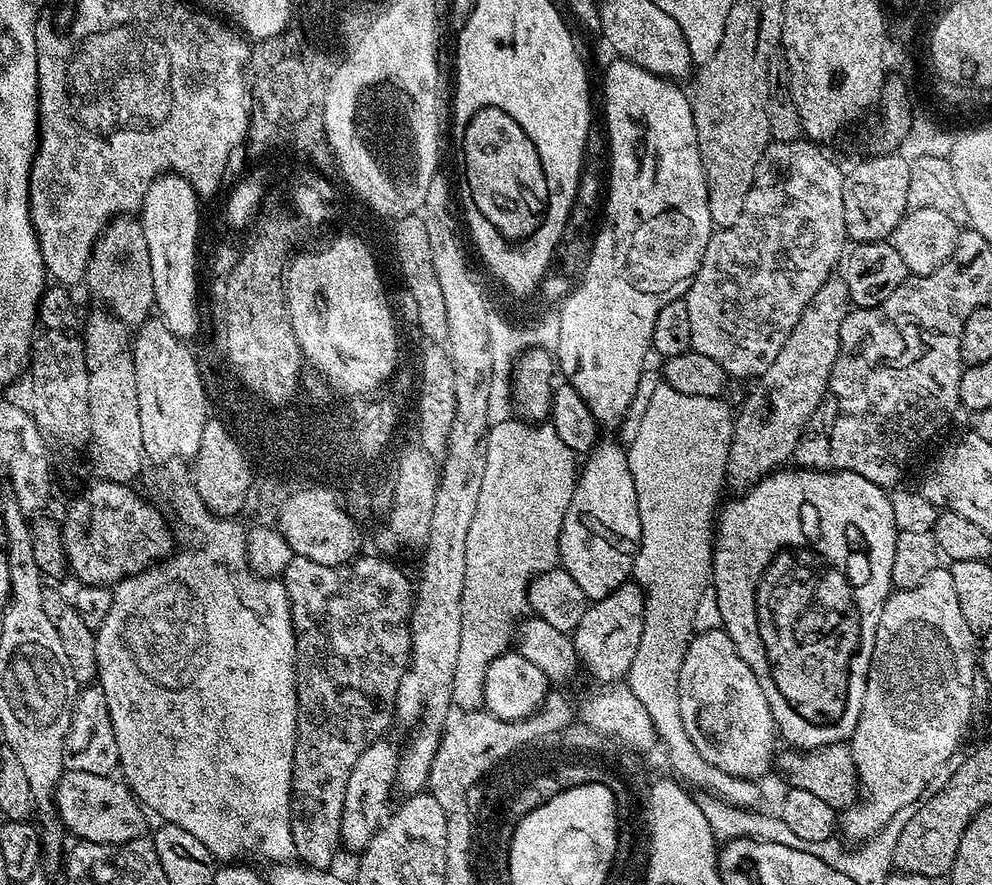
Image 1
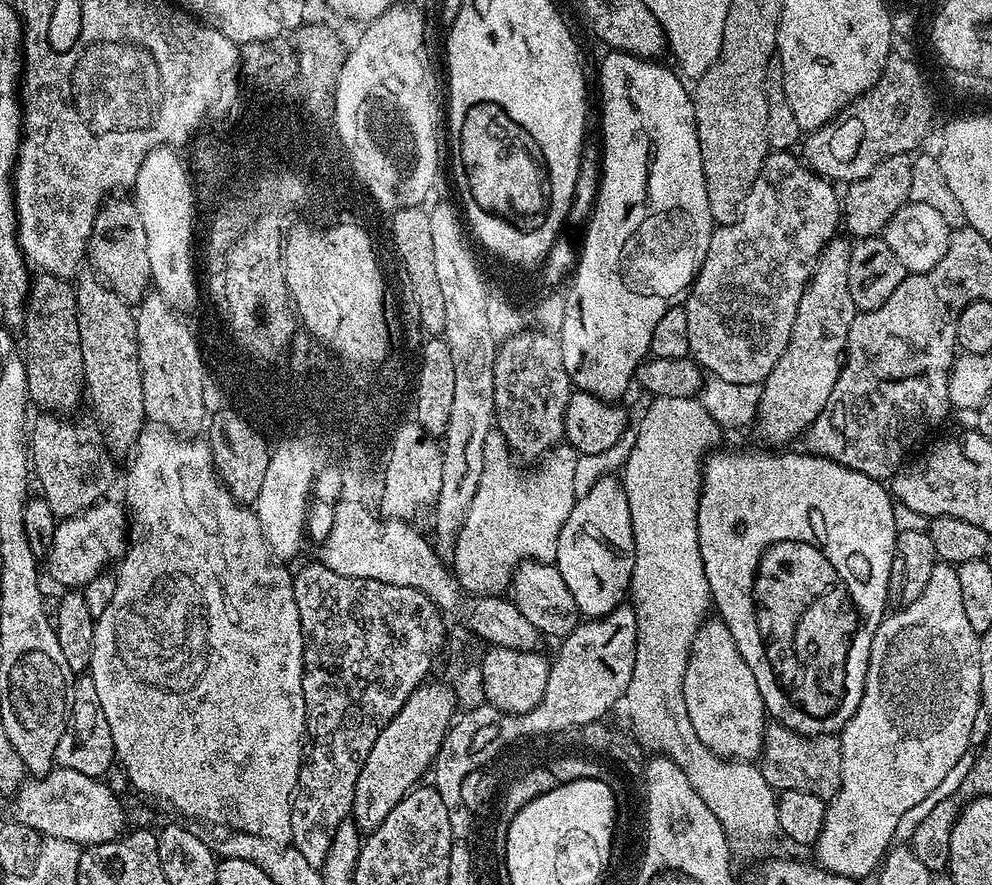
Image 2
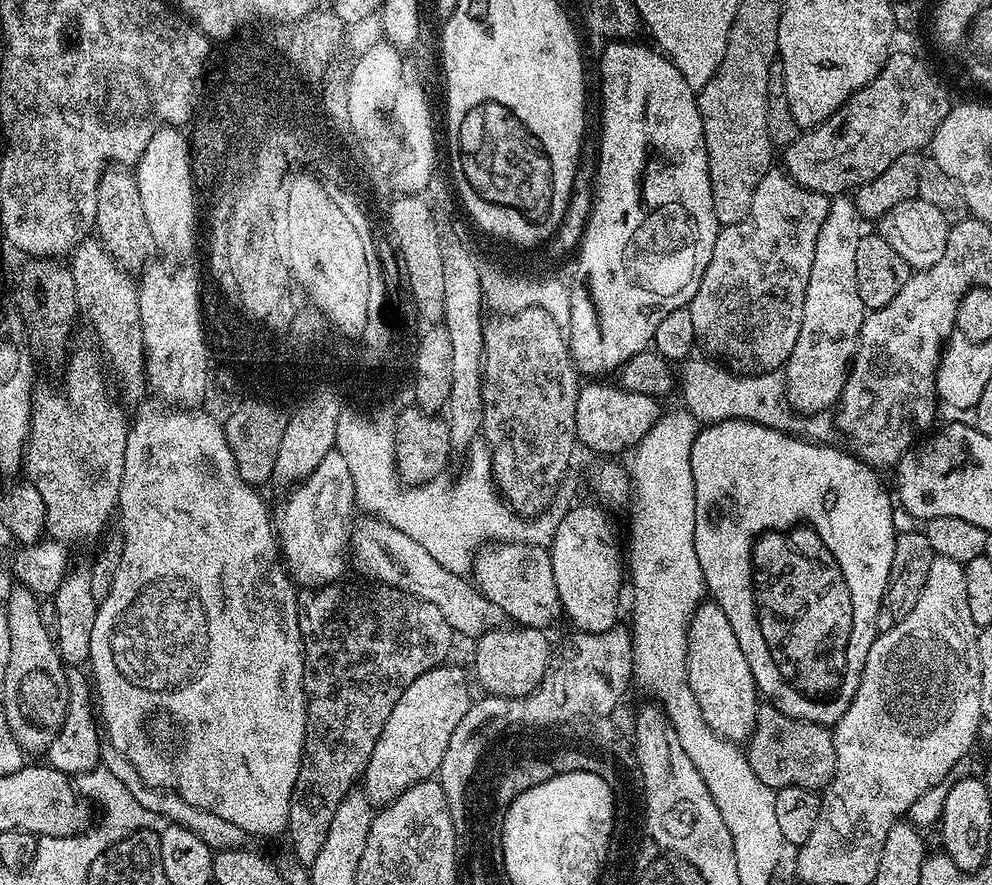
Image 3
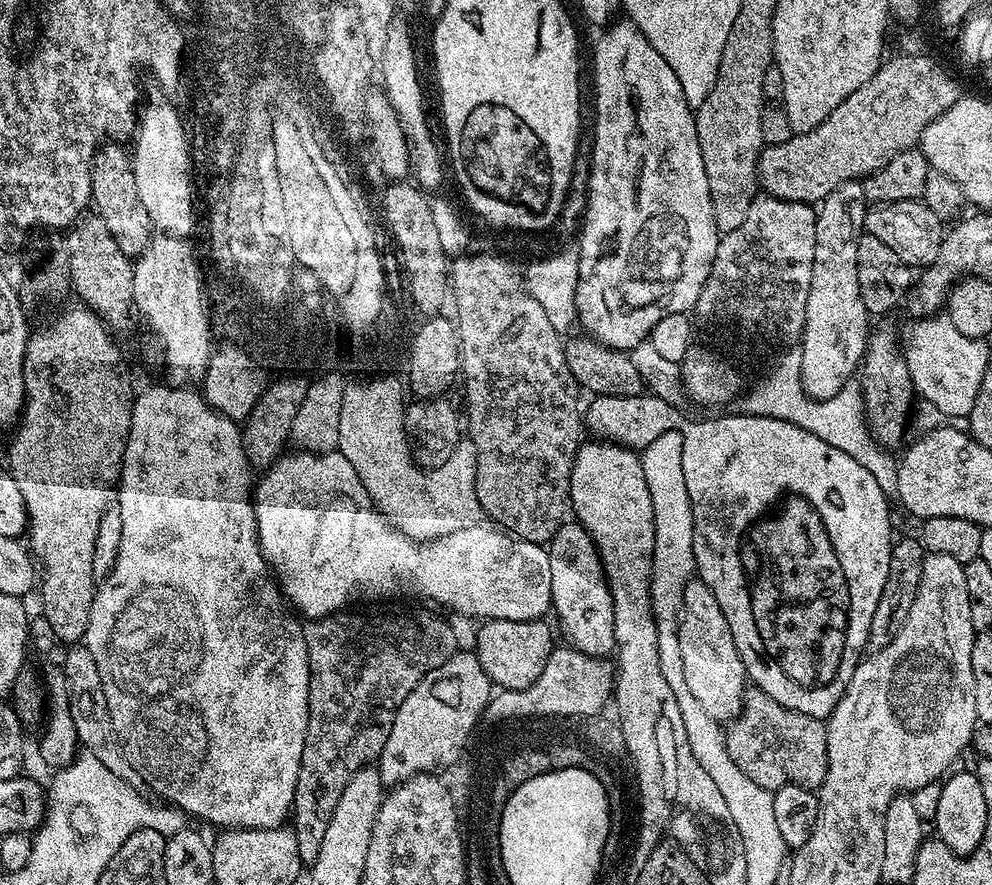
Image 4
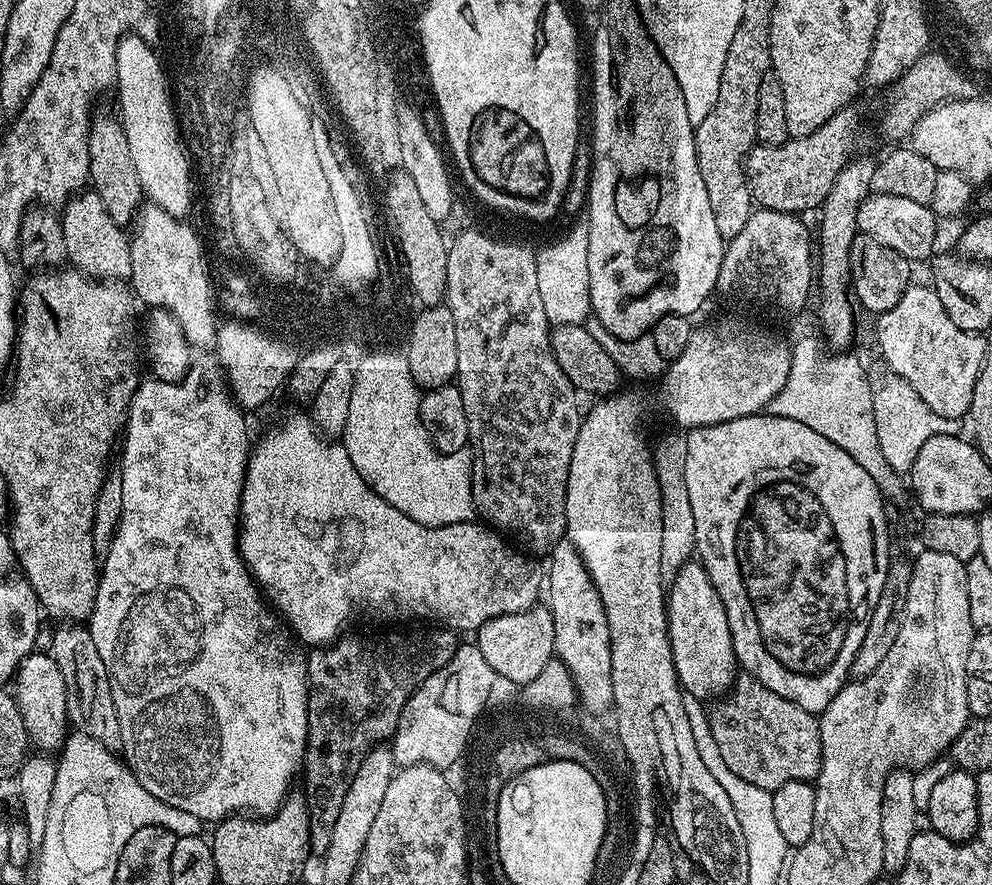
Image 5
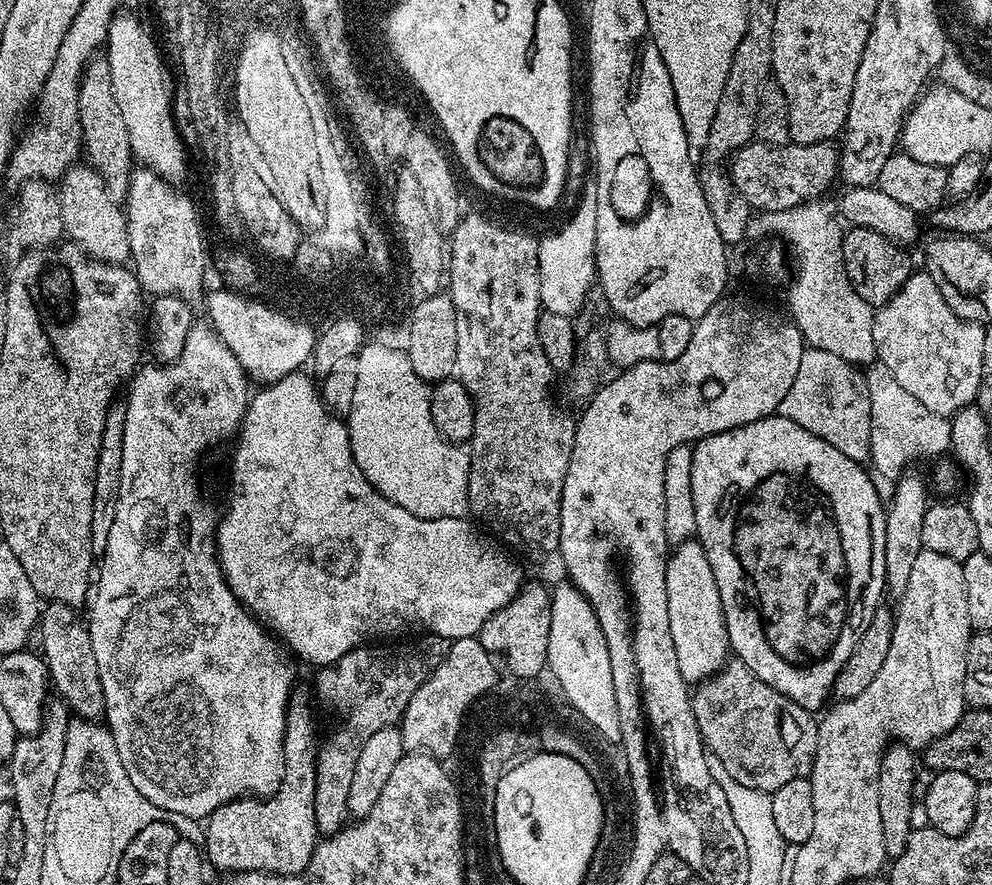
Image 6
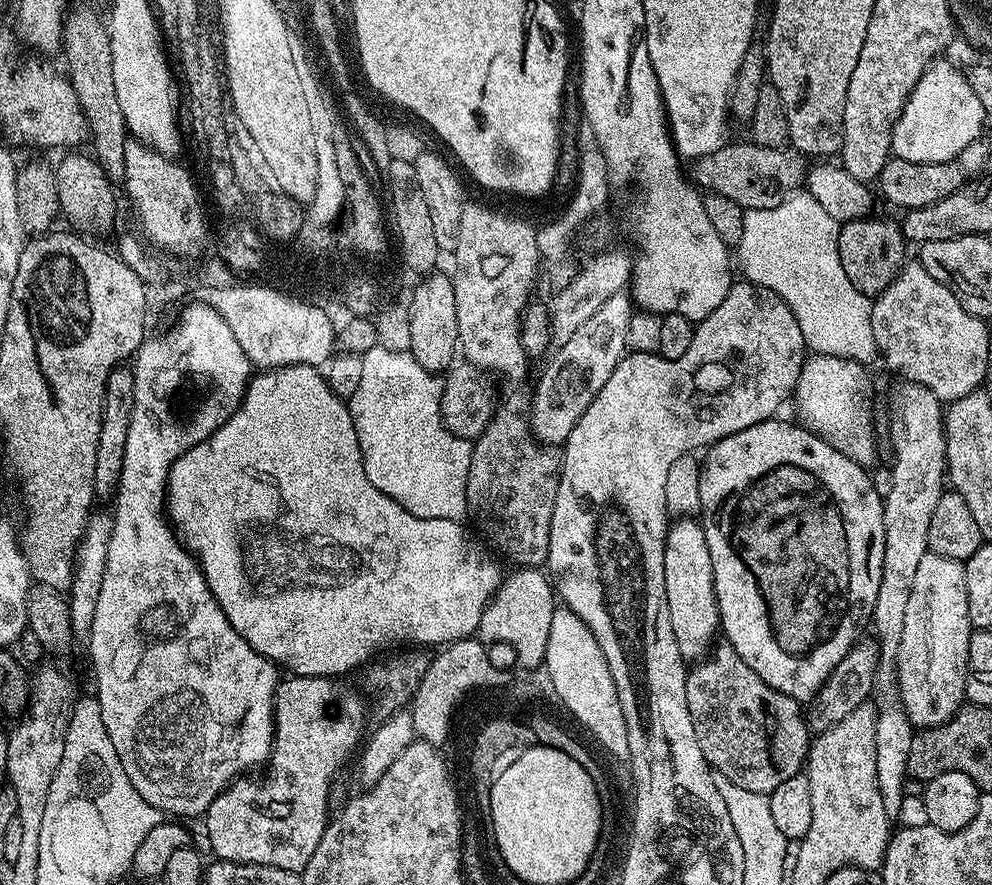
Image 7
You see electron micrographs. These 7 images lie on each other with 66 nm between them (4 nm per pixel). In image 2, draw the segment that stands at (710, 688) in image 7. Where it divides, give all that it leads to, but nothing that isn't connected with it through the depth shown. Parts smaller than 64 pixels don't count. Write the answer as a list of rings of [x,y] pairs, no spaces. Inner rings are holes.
[[[775,722],[764,729],[764,749],[758,757],[762,778],[770,787],[785,792],[802,790],[827,802],[840,788],[840,749],[835,735],[803,736]]]

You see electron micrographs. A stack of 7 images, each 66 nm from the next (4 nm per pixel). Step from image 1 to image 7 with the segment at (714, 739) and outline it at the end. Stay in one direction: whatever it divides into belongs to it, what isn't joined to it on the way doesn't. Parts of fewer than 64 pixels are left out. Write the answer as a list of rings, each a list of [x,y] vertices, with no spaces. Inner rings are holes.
[[[680,518],[669,527],[668,537],[664,539],[664,573],[670,626],[674,626],[678,650],[684,661],[699,662],[709,655],[717,639],[715,636],[718,636],[720,628],[720,611],[714,590],[710,546],[706,546],[706,534],[695,519]]]

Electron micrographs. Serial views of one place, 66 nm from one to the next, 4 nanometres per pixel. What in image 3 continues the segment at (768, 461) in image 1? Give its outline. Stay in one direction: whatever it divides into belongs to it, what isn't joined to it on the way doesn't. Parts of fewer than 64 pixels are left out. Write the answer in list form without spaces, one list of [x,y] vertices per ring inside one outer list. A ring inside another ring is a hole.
[[[841,194],[829,201],[826,219],[822,222],[814,248],[814,266],[810,266],[810,282],[806,282],[806,298],[802,306],[802,326],[798,330],[798,342],[794,342],[794,350],[782,369],[788,402],[801,416],[827,413],[827,408],[831,409],[839,401],[846,386],[848,369],[852,366],[858,334],[862,330],[866,315],[862,298],[858,298],[857,271],[854,270],[854,257],[862,235],[860,224],[862,225],[862,218],[857,212],[855,201],[849,195]]]

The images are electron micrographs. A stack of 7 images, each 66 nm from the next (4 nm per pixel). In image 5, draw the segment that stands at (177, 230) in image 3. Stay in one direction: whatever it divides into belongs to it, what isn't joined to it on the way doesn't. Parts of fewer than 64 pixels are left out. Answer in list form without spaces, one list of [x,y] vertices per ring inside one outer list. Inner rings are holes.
[[[135,34],[123,36],[118,42],[115,83],[116,96],[120,99],[118,119],[125,130],[143,195],[172,216],[184,218],[192,208],[192,189],[194,192],[192,176],[185,172],[189,153],[185,141],[180,141],[182,128],[170,91],[170,76],[168,80],[152,48],[155,47],[149,41]]]

